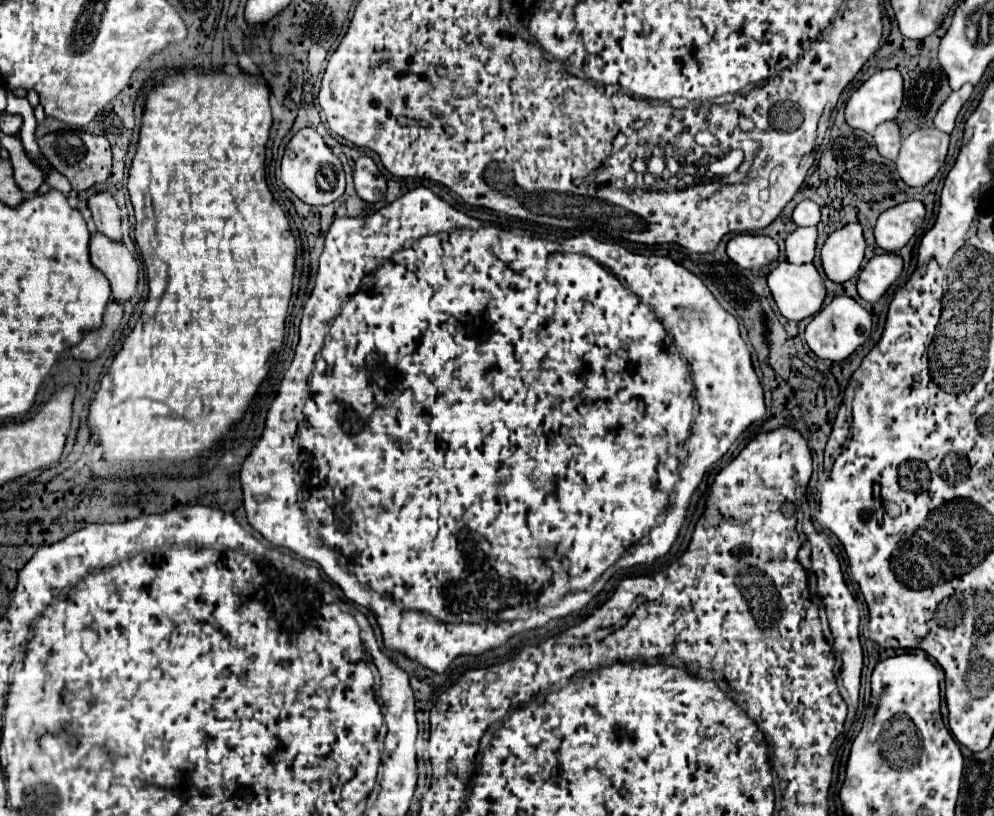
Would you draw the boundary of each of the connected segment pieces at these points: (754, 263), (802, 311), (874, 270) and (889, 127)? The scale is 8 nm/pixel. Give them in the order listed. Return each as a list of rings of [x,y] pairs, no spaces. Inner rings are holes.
[[[734,235],[726,247],[728,257],[742,269],[754,269],[770,265],[778,259],[778,243],[766,235]]]
[[[780,263],[768,275],[768,287],[782,317],[792,321],[802,321],[818,313],[826,295],[824,279],[818,275],[812,263]]]
[[[896,253],[876,255],[868,261],[868,265],[860,271],[858,277],[858,295],[864,301],[878,301],[886,289],[900,277],[902,273],[902,257]]]
[[[894,121],[882,123],[874,131],[874,145],[876,145],[876,149],[878,149],[878,153],[882,157],[888,157],[890,161],[894,161],[898,157],[900,145],[902,145],[902,137],[900,137],[898,125]]]

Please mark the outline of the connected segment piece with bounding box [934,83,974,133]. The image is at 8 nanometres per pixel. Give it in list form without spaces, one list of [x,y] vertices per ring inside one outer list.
[[[968,83],[968,85],[964,85],[962,89],[950,93],[950,97],[942,103],[942,107],[938,109],[938,113],[936,113],[936,117],[934,117],[934,127],[936,127],[936,129],[940,129],[940,131],[944,131],[944,133],[952,133],[954,121],[956,121],[960,109],[962,109],[962,105],[968,101],[972,89],[974,89],[974,87]]]

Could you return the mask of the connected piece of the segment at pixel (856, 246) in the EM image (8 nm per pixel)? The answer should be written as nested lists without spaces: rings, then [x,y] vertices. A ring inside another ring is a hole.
[[[848,223],[846,227],[834,231],[822,247],[822,267],[830,281],[846,283],[852,279],[864,259],[864,237],[858,223]]]

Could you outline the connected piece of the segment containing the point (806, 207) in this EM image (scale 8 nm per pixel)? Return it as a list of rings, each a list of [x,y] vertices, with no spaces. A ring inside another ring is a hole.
[[[800,201],[794,209],[794,215],[792,215],[794,223],[798,227],[810,227],[810,225],[818,225],[820,221],[820,207],[814,203],[814,201]]]

